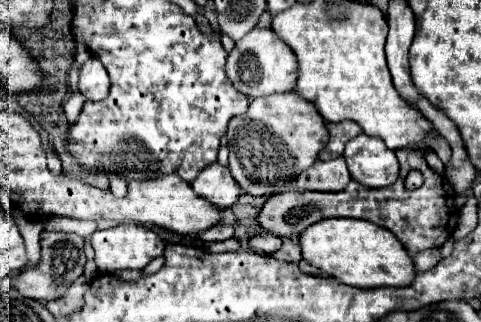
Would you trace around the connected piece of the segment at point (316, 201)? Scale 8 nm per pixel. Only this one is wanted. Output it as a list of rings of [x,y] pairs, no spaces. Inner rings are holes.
[[[410,146],[396,150],[396,156],[400,160],[400,176],[392,186],[386,188],[368,188],[358,182],[350,182],[342,192],[282,192],[282,194],[272,194],[264,202],[258,214],[258,226],[264,228],[266,232],[272,232],[274,236],[280,238],[294,238],[294,234],[304,232],[310,224],[332,218],[332,216],[342,216],[342,218],[362,218],[368,222],[374,222],[386,230],[390,230],[398,240],[404,244],[410,256],[418,254],[420,250],[426,248],[440,248],[446,238],[452,234],[456,214],[452,206],[448,204],[448,194],[454,194],[450,188],[448,180],[444,176],[434,174],[426,160],[412,152]],[[410,170],[420,170],[424,176],[424,184],[412,192],[404,188],[404,178],[408,176]]]

